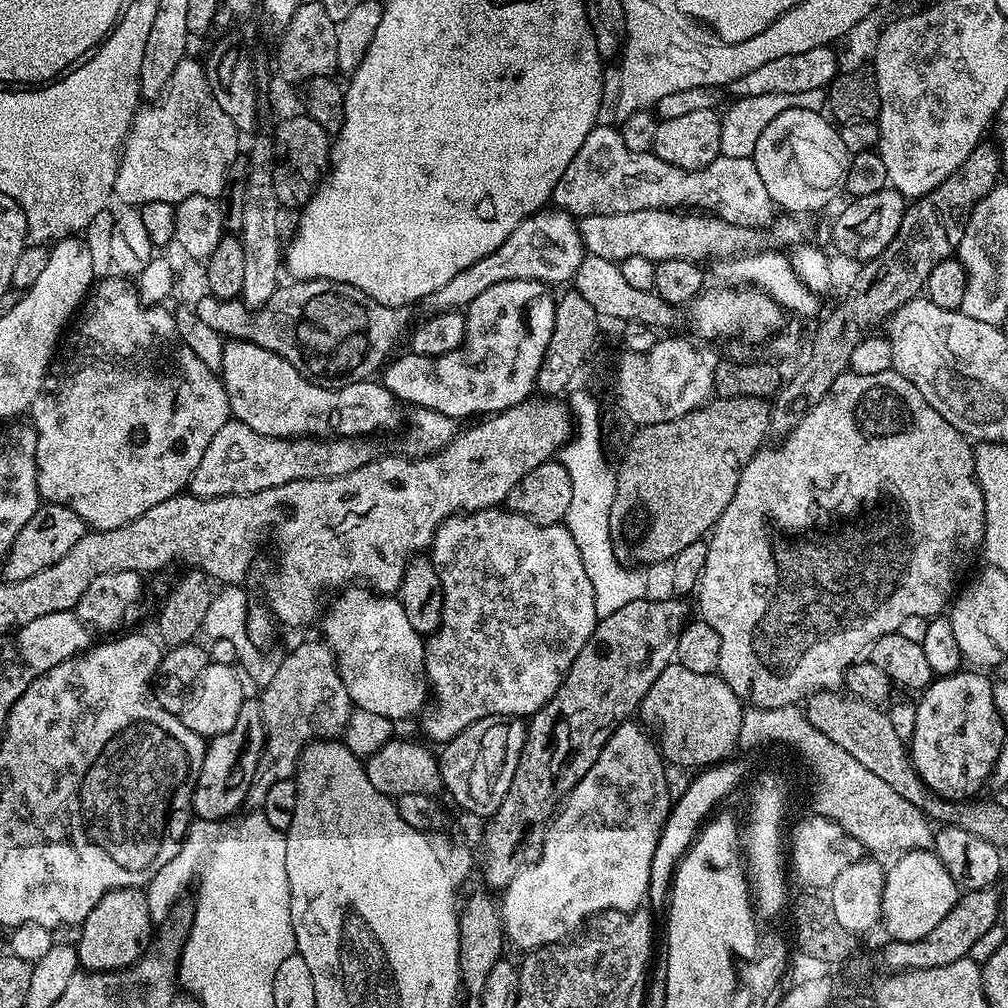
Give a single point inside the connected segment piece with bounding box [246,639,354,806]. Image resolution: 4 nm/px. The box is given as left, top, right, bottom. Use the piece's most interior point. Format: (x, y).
(305, 700)

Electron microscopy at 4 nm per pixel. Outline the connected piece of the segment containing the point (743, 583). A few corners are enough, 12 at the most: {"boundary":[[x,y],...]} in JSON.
{"boundary":[[843,372],[744,463],[699,619],[799,705],[984,543],[973,445]]}

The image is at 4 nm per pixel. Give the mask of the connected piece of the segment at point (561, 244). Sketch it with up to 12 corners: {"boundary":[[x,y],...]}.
{"boundary":[[561,210],[526,217],[426,301],[464,310],[507,280],[573,279],[586,249]]}

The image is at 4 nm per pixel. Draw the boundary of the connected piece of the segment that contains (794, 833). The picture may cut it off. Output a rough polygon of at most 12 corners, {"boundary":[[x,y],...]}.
{"boundary":[[809,814],[791,825],[793,879],[829,889],[863,859],[862,844],[832,820]]}

